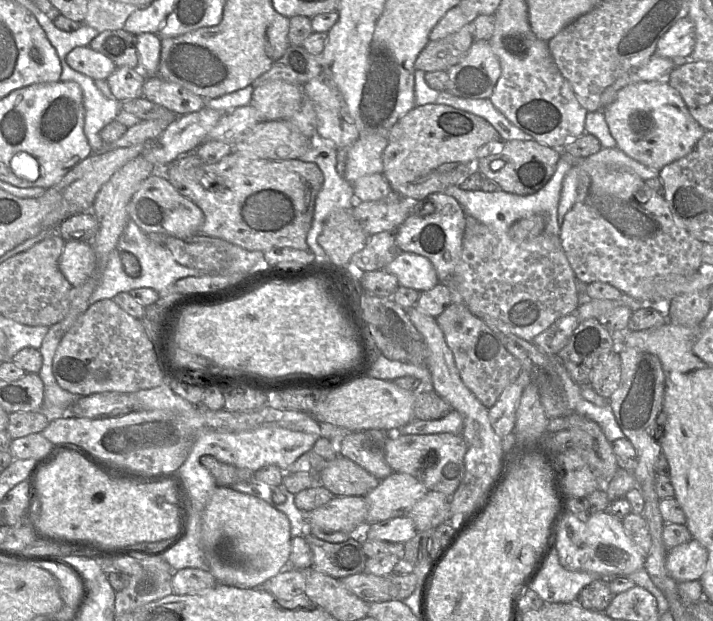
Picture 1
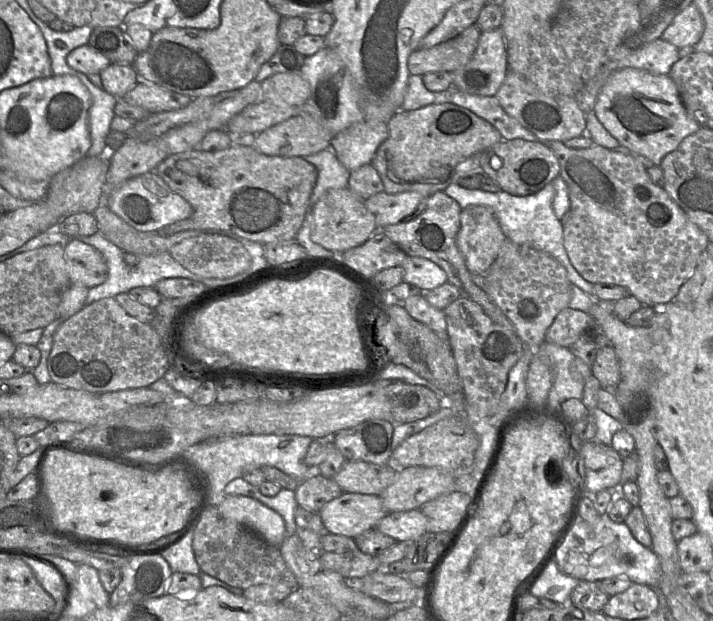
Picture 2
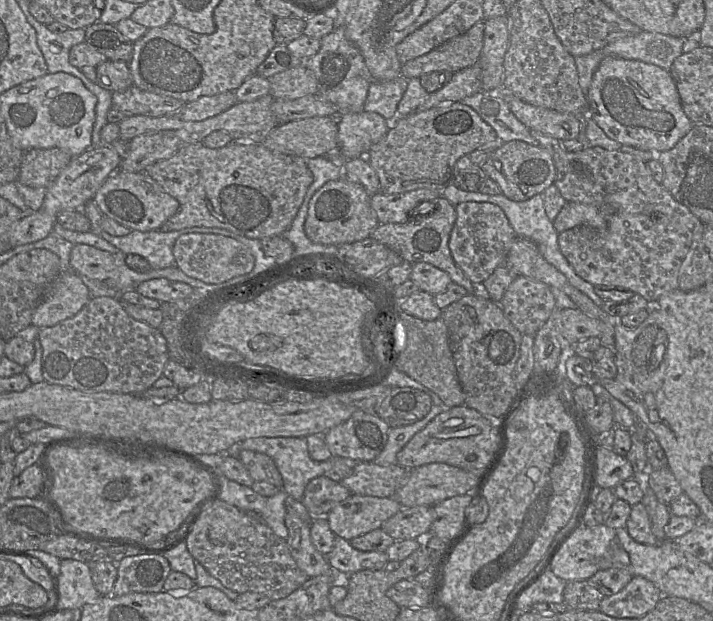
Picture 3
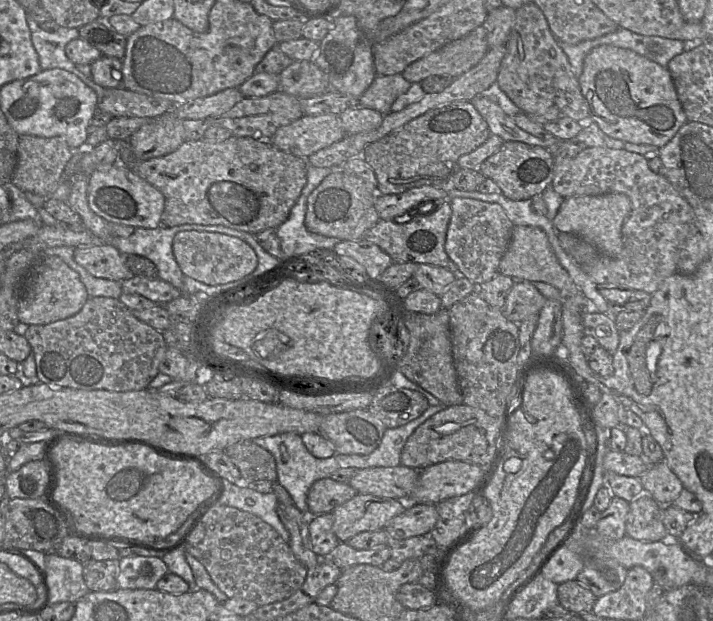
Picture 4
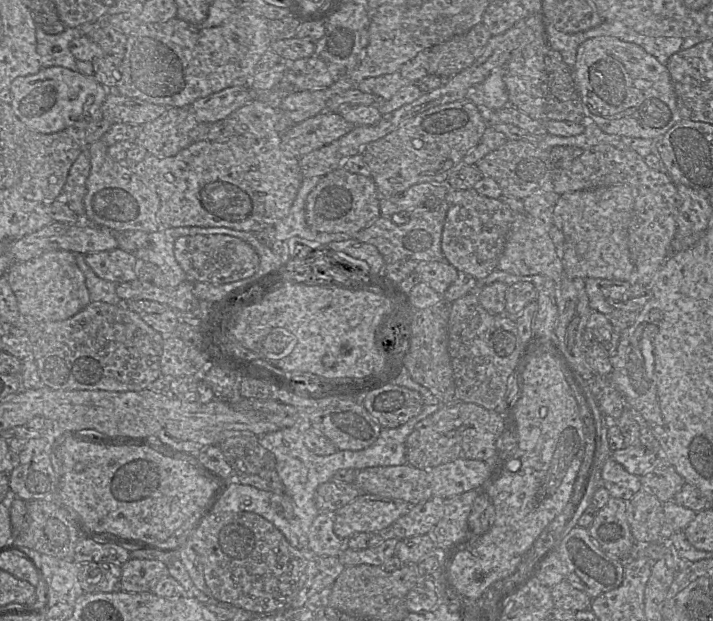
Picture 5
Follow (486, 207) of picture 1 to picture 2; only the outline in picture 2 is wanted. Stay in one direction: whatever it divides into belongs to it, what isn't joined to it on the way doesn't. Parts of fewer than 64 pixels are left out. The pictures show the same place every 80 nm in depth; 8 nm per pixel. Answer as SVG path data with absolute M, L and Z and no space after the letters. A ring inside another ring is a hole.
M457 183L450 184L443 192L456 200L462 209L473 205L482 205L490 208L508 240L519 246L527 246L551 255L566 269L568 279L573 285L594 297L594 284L585 280L576 271L563 245L562 218L558 219L556 217L552 206L555 196L555 188L552 183L546 184L541 190L532 195L523 197L514 196L502 190L497 193L486 192L482 189L470 190L460 187Z

